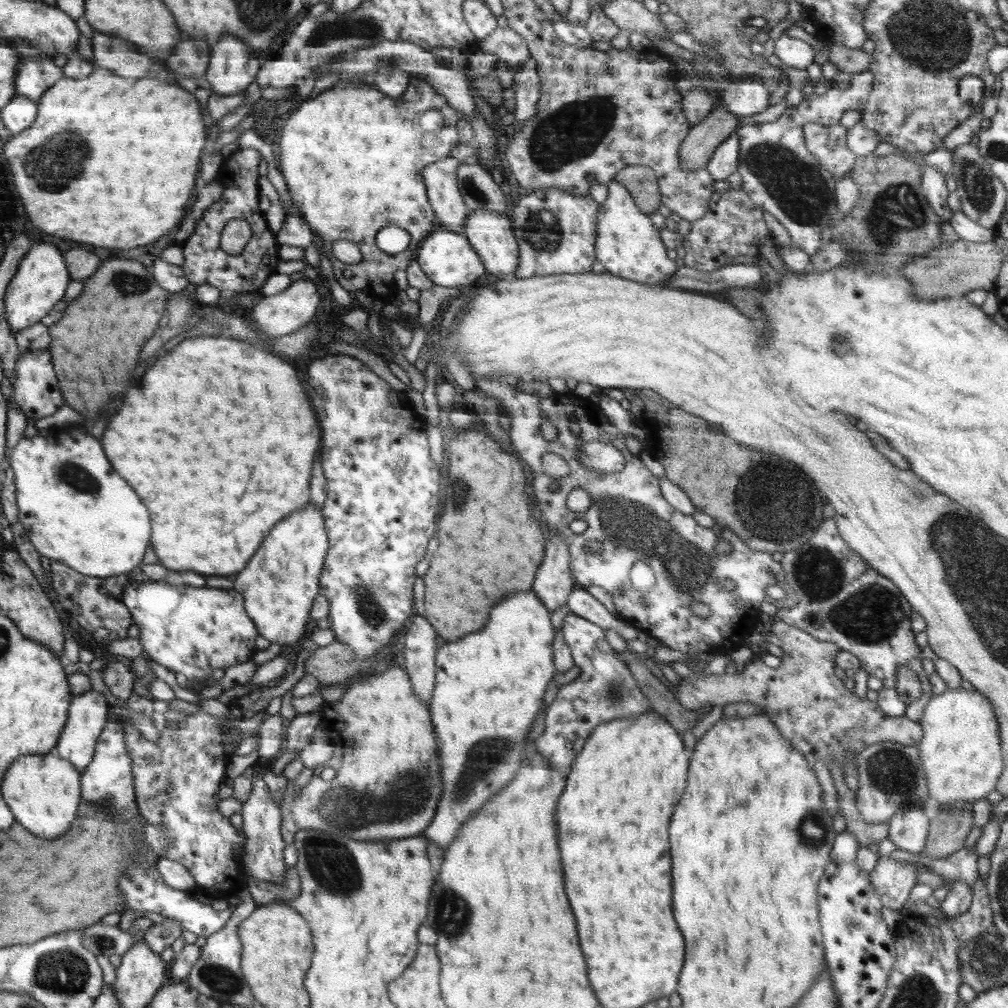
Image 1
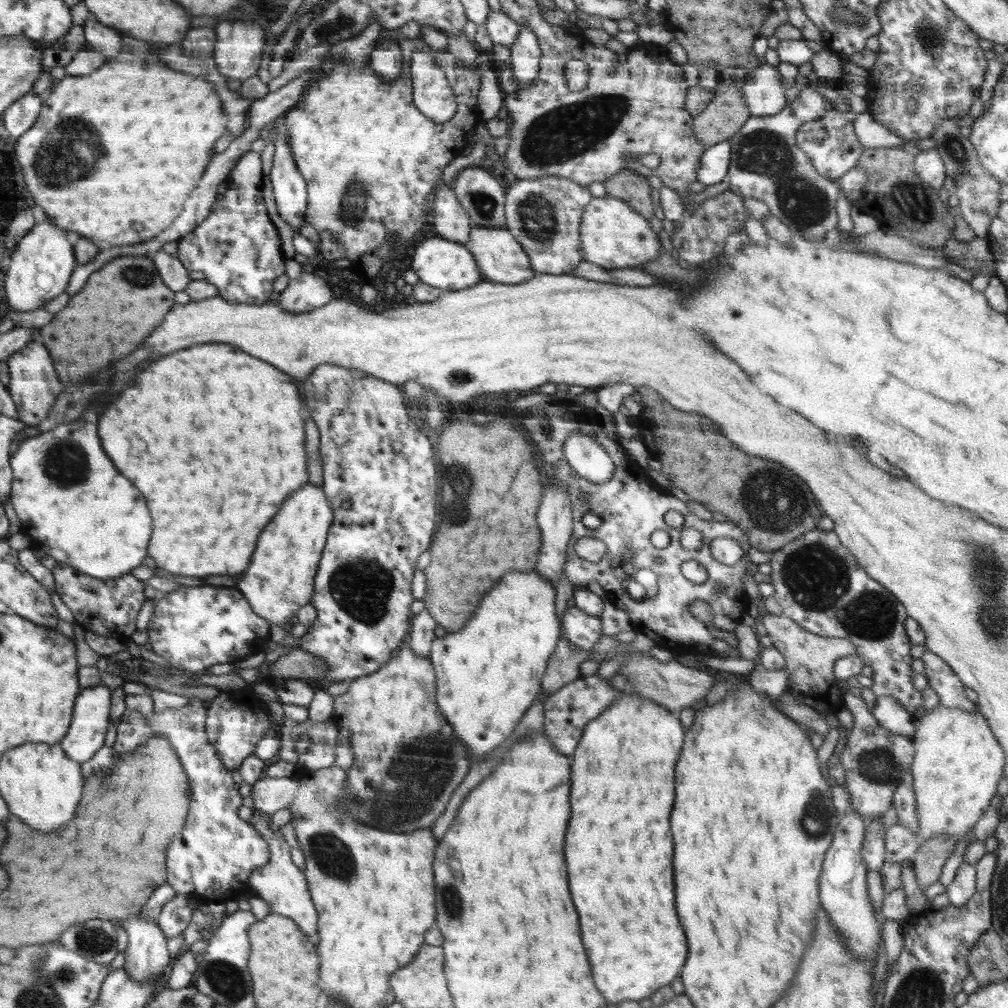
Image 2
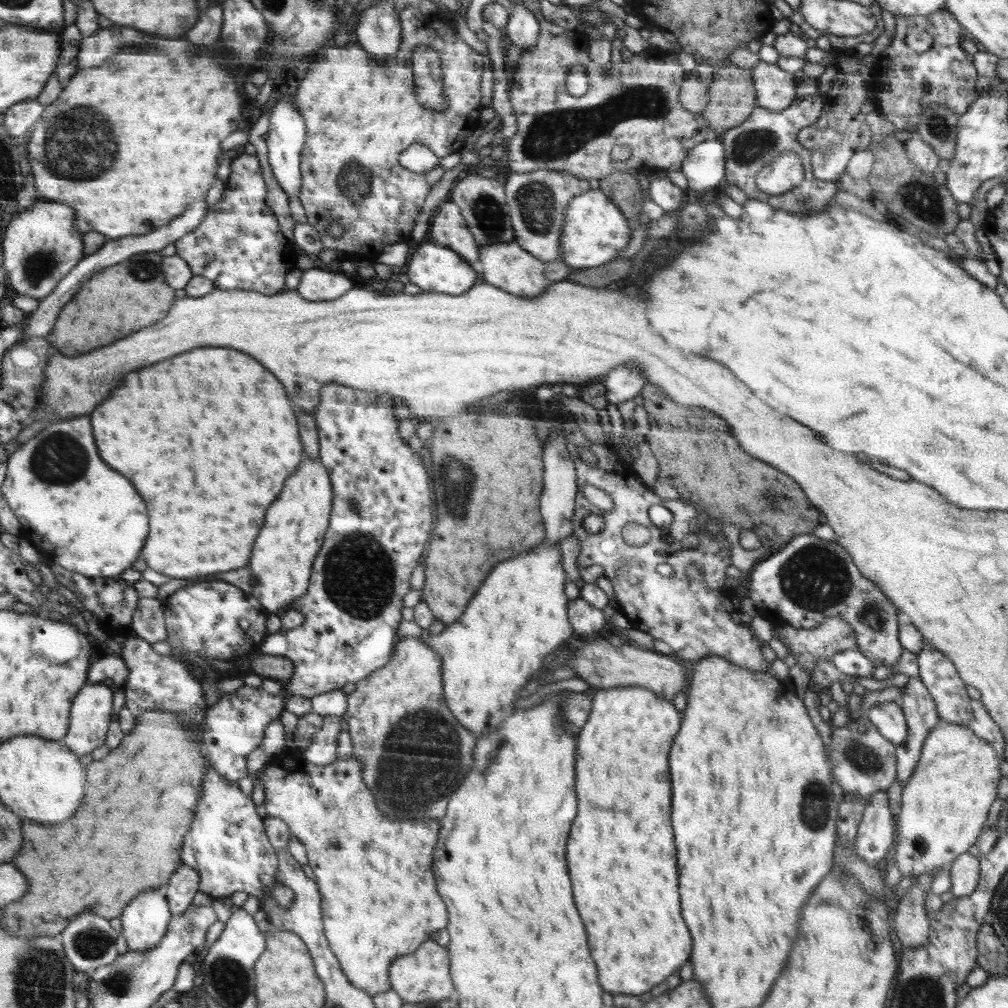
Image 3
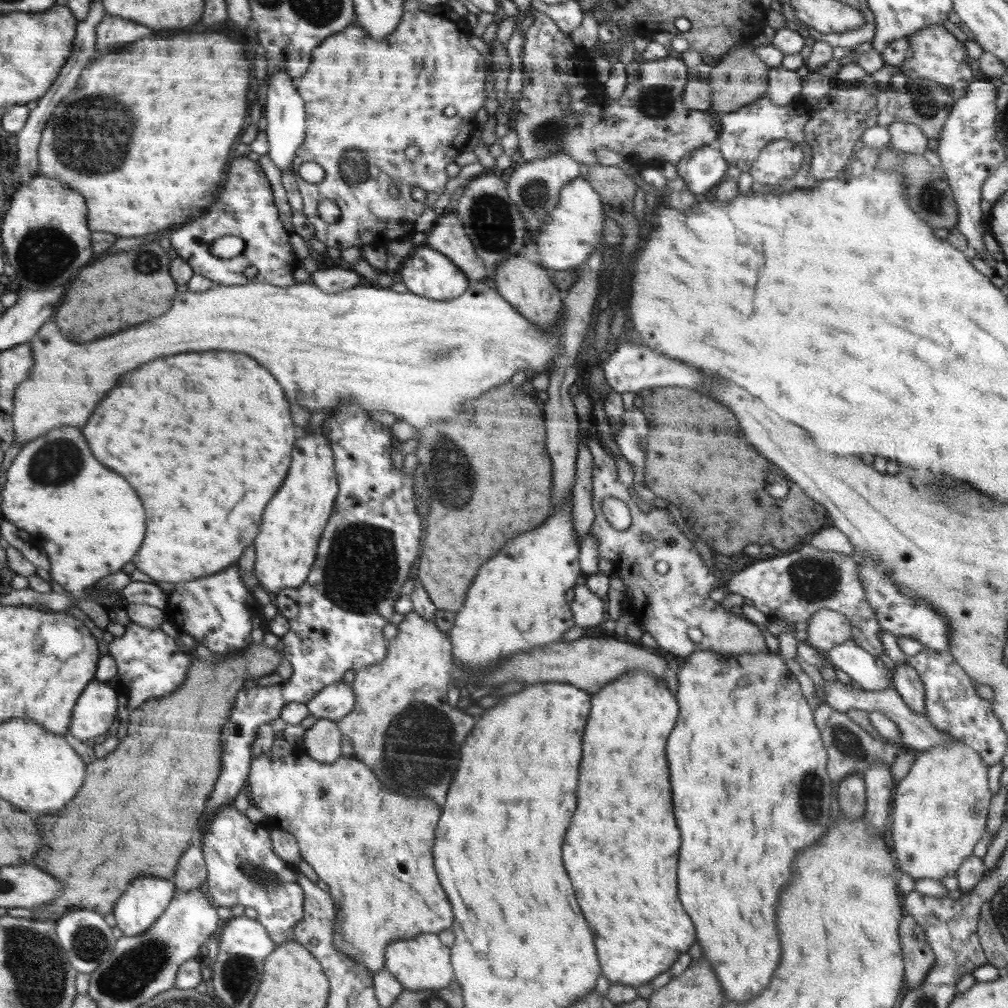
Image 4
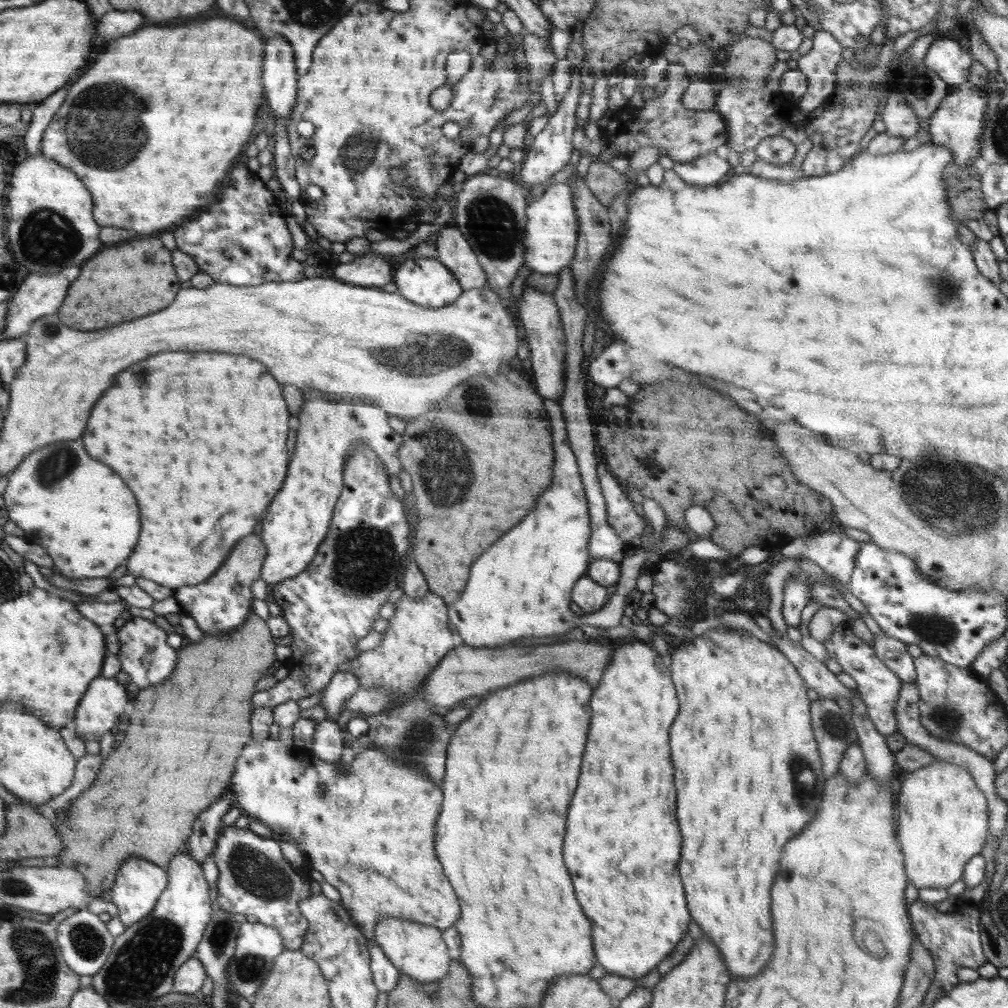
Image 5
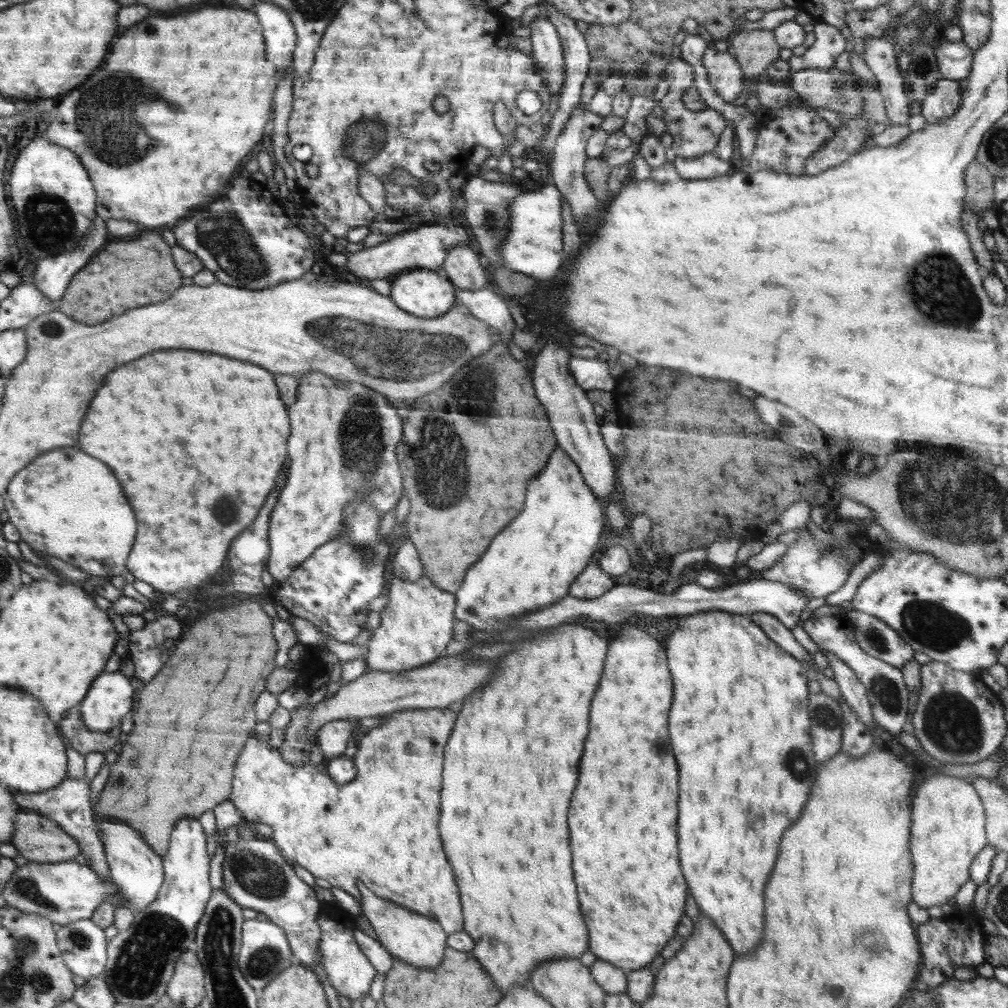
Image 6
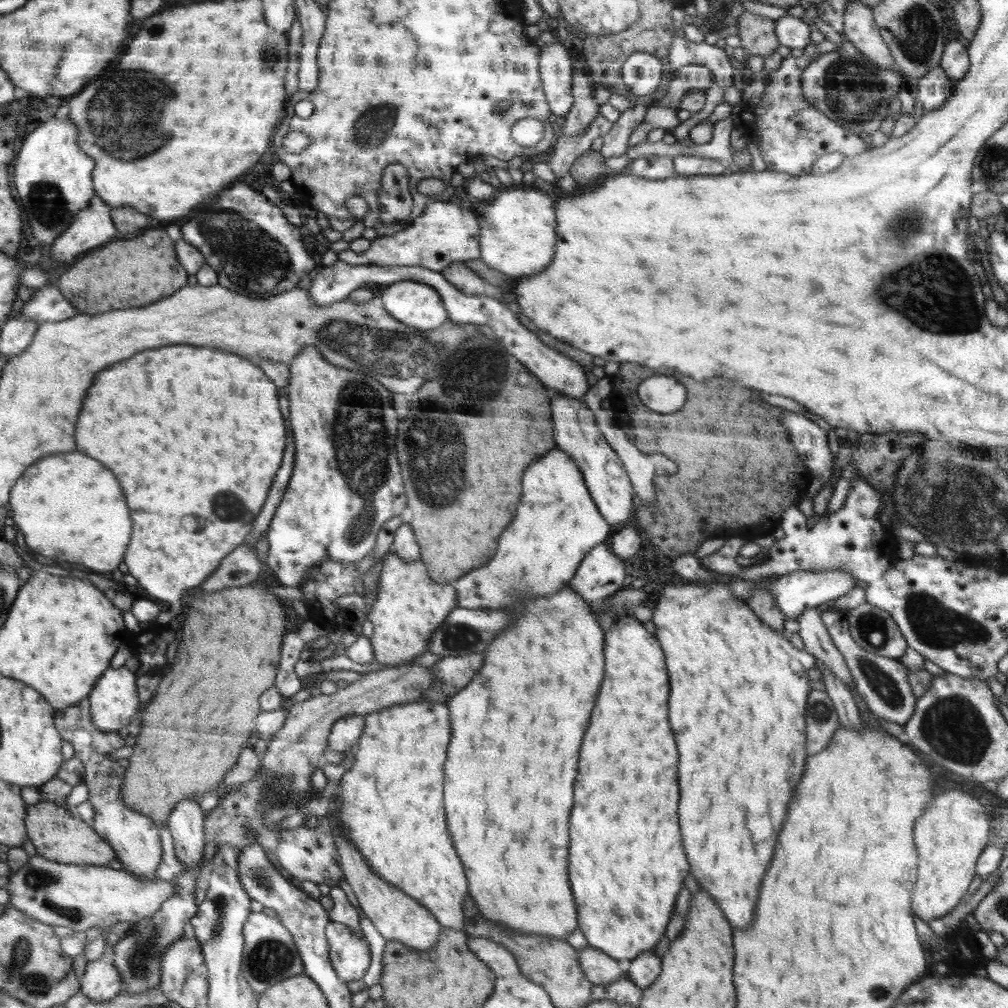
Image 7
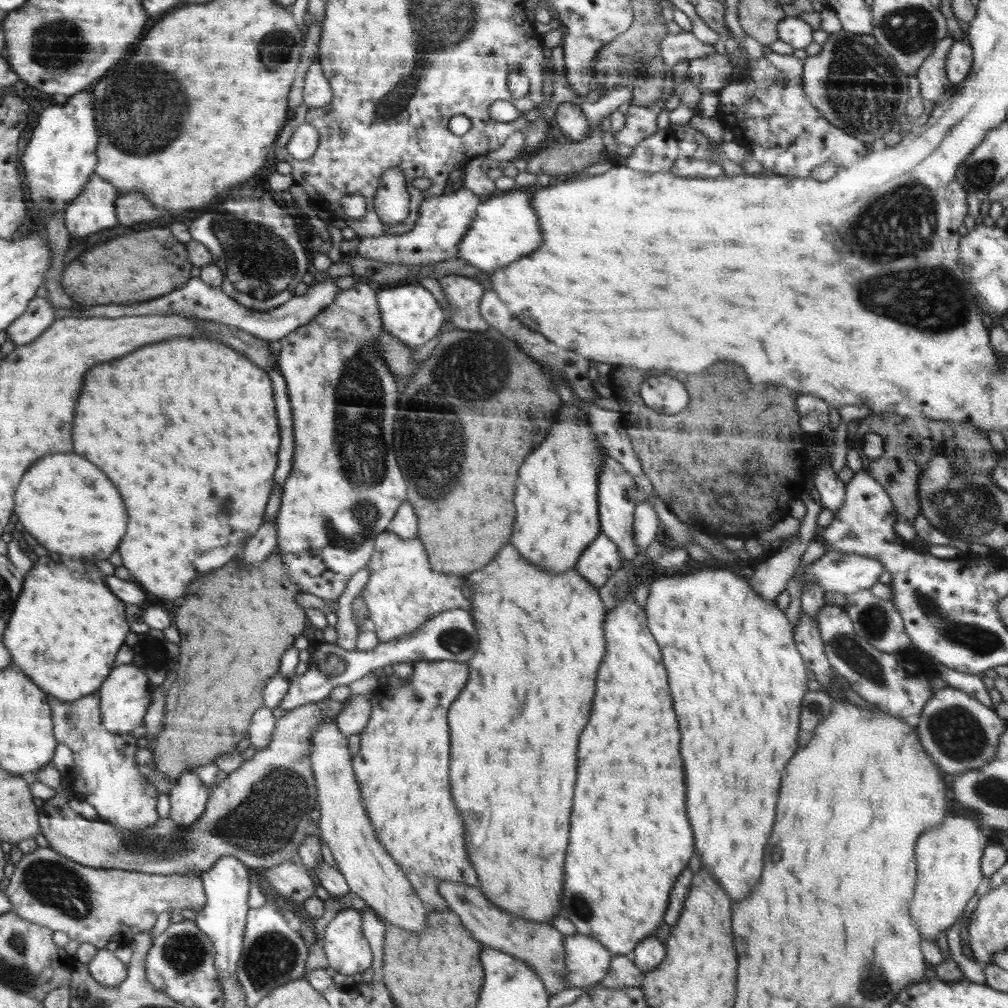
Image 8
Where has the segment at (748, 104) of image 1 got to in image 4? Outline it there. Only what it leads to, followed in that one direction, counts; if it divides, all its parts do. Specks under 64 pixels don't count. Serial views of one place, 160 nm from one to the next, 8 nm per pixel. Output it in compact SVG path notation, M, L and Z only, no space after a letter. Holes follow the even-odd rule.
M770 67L768 72L768 88L765 95L778 106L792 103L802 90L803 78L796 71L778 67Z

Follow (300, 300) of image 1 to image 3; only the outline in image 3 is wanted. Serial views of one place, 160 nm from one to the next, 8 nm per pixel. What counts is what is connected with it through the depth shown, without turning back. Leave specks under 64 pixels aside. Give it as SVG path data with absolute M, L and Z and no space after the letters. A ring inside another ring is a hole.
M314 267L302 270L295 290L302 298L312 302L334 300L346 293L346 276Z

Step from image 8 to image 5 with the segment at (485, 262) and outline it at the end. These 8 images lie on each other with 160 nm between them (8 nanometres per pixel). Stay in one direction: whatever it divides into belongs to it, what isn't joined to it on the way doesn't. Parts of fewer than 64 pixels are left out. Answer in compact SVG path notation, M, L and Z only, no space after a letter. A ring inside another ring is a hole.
M562 182L551 185L541 196L527 205L527 235L525 262L532 272L557 274L571 264L576 256L580 220L577 218L576 196L573 186Z

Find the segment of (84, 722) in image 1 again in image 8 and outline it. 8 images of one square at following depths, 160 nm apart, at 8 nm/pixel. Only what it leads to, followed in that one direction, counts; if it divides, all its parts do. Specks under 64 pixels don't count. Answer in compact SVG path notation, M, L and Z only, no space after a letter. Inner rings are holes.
M132 663L118 666L114 674L110 674L110 682L106 682L102 690L97 690L101 697L102 723L106 730L115 733L130 733L134 728L142 726L142 718L150 704L148 690L150 690L148 676L140 668L136 668Z

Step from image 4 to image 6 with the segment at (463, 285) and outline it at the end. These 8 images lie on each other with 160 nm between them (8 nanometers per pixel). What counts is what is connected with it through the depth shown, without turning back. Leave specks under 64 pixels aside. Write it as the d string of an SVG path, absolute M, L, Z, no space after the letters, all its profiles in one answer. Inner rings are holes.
M410 268L392 282L389 297L407 313L436 318L456 304L456 288L440 270Z

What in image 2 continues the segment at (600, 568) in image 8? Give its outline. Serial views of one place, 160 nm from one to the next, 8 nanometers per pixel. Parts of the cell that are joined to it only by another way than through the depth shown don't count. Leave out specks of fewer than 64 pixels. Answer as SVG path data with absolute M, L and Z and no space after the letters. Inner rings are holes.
M576 606L567 607L563 616L563 625L564 636L581 651L590 651L592 646L604 636L604 624L601 619L586 614Z

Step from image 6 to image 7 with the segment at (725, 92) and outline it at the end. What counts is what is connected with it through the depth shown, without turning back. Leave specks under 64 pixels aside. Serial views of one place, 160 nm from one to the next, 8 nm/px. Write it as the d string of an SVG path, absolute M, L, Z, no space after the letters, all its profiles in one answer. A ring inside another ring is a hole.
M675 36L666 53L668 64L662 70L662 79L654 92L656 98L652 104L662 99L661 96L667 91L667 87L674 78L674 70L687 65L699 65L712 70L716 86L731 87L733 85L735 63L728 59L724 49L716 45L710 45L705 40L692 42L685 36Z

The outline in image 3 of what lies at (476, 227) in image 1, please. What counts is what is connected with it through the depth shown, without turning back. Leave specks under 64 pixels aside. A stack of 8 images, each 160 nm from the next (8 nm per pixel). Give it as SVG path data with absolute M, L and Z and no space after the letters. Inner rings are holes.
M515 240L509 243L493 242L482 245L479 250L477 268L481 280L521 297L541 296L546 289L550 289L552 284L566 280L569 274L577 270L562 260L542 262L541 259L530 254L525 247L521 247Z

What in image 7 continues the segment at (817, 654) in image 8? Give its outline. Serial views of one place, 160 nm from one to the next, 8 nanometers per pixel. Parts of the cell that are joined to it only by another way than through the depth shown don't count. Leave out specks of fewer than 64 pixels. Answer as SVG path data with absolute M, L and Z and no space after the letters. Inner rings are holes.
M815 658L815 667L822 670L826 694L835 706L839 724L850 730L859 730L863 726L862 718L850 689L836 675L826 669L822 661Z

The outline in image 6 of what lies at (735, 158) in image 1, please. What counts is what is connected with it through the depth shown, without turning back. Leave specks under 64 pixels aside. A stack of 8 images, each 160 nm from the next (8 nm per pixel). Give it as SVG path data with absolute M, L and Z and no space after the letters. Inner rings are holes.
M706 153L698 158L671 157L671 159L677 173L684 179L712 179L731 172L730 162L720 159L717 153Z

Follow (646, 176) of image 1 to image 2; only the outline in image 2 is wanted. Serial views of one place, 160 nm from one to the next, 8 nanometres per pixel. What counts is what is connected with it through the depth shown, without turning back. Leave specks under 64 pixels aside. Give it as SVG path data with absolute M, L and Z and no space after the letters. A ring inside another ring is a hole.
M622 169L620 173L607 178L603 184L607 195L624 200L647 219L655 216L651 186L646 177L638 172Z

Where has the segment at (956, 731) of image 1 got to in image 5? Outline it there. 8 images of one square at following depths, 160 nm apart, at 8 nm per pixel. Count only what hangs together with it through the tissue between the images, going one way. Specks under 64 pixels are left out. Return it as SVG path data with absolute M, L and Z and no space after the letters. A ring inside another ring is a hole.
M939 759L913 770L903 781L898 801L897 839L903 854L905 873L910 884L919 888L945 888L962 878L966 863L980 854L989 832L988 803L966 768Z

